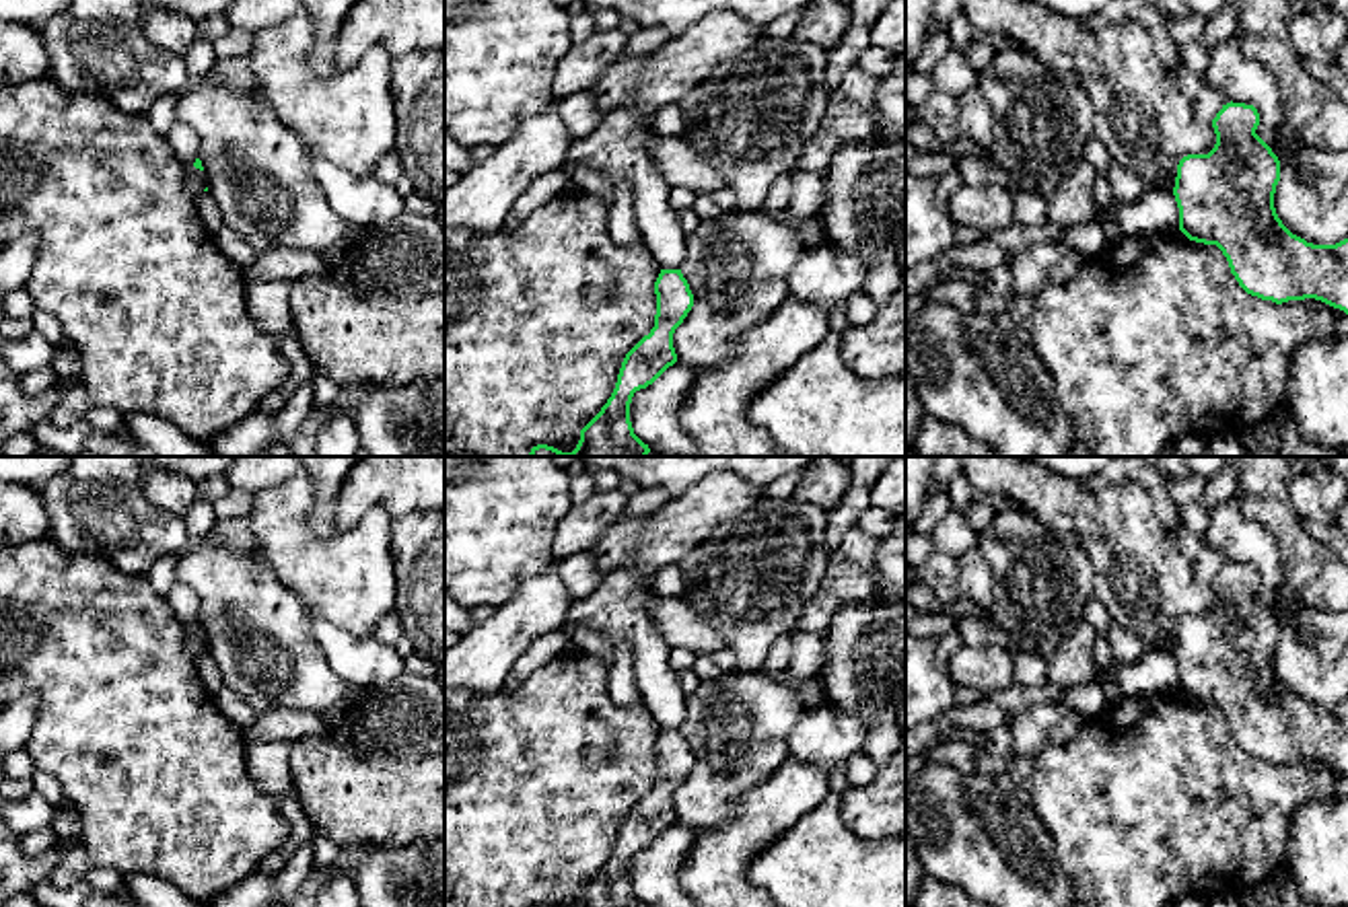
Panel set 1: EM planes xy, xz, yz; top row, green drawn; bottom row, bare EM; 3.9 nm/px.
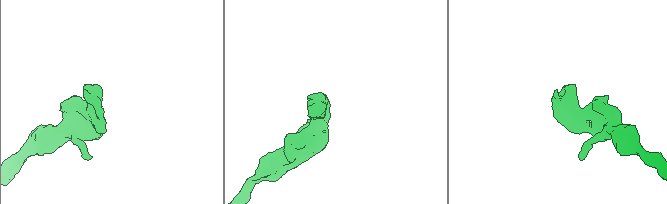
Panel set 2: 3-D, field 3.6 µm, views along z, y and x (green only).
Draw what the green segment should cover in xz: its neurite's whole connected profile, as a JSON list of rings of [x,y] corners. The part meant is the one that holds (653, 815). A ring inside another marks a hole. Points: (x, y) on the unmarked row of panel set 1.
[[[661,730],[654,755],[654,788],[626,814],[611,858],[580,891],[576,907],[648,907],[634,895],[630,864],[636,851],[652,845],[677,823],[673,794],[694,767],[694,755],[681,730]]]

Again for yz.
[[[1231,561],[1212,580],[1214,609],[1179,621],[1173,648],[1179,691],[1190,701],[1216,705],[1247,755],[1276,765],[1315,759],[1348,775],[1348,699],[1313,705],[1282,685],[1274,668],[1280,621],[1255,594],[1257,586],[1260,574],[1253,566]]]

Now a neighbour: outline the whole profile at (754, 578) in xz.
[[[761,498],[677,564],[687,584],[683,598],[722,631],[741,670],[761,670],[772,644],[799,623],[819,592],[829,559],[825,529],[827,512],[813,504]]]

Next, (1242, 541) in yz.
[[[1237,498],[1208,510],[1202,543],[1220,551],[1229,564],[1253,566],[1260,574],[1255,594],[1282,623],[1282,572],[1276,541],[1266,527],[1241,514]]]

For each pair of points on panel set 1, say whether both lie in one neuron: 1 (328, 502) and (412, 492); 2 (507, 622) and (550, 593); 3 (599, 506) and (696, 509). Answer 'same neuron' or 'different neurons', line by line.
1: different neurons
2: same neuron
3: different neurons

